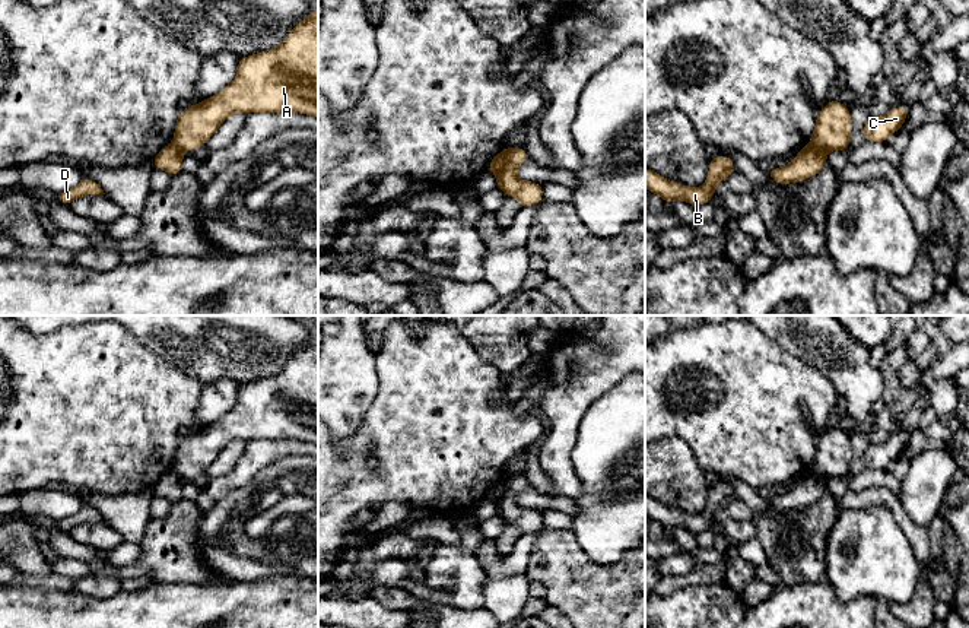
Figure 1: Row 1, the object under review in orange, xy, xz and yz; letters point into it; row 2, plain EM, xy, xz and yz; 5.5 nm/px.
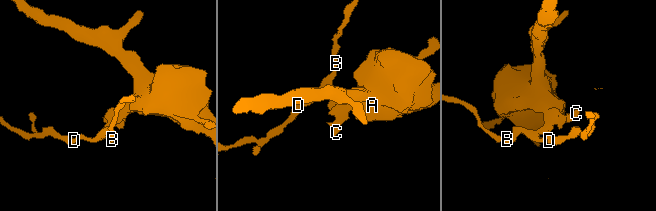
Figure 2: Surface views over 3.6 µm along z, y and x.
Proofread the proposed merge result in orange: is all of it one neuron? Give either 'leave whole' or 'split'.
split

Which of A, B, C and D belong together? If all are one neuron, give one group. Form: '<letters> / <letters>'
A C / B D

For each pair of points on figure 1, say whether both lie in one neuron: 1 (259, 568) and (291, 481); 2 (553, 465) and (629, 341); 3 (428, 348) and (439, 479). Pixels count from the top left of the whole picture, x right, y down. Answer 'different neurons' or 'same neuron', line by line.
1: same neuron
2: same neuron
3: same neuron

